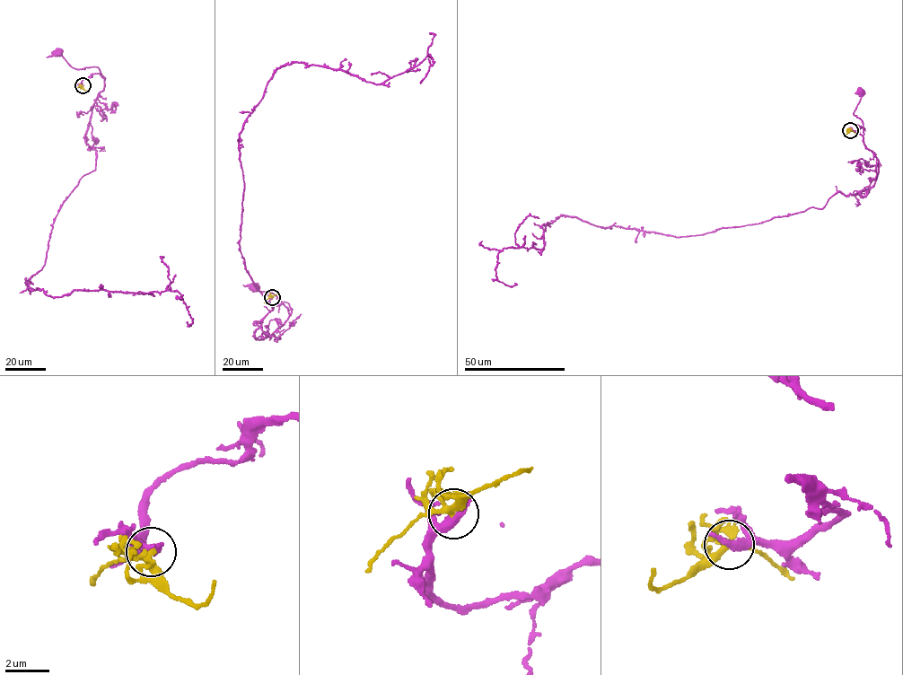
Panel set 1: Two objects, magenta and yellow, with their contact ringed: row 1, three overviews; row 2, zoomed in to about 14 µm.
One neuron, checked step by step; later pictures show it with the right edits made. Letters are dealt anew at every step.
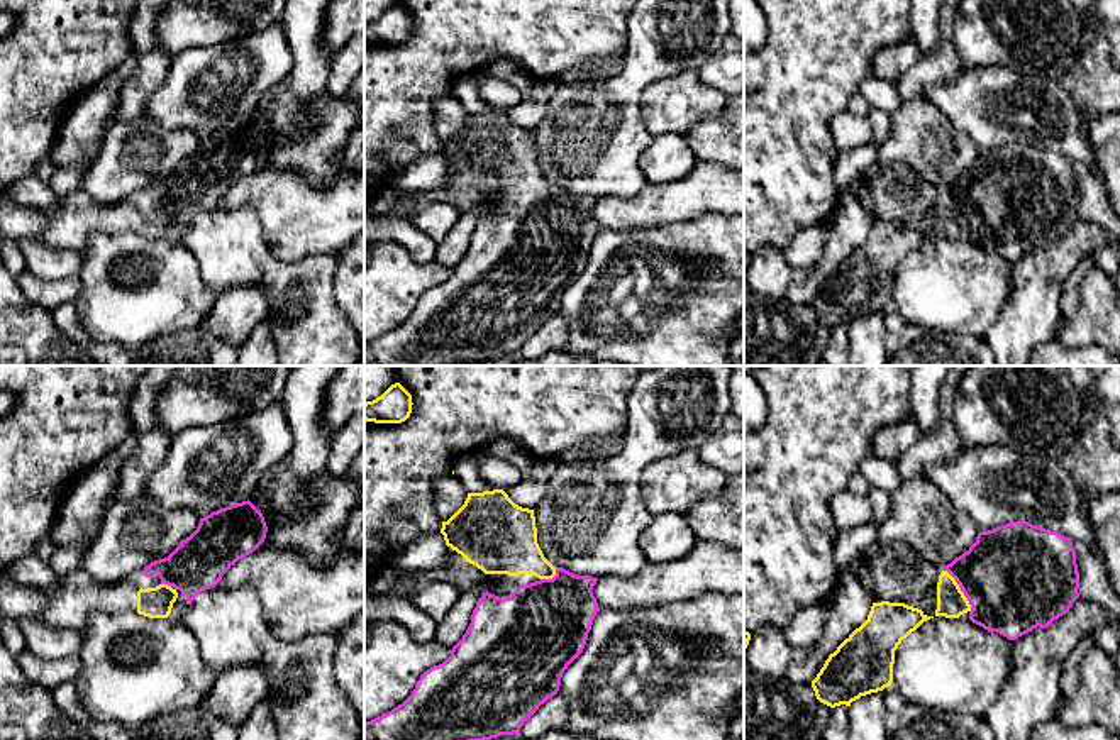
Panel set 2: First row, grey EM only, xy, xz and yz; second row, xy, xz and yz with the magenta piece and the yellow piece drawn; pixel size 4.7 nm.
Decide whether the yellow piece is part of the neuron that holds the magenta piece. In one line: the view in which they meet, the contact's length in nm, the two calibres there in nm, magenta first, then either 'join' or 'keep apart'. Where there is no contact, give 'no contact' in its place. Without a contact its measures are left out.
contact in yz; length 240 nm; calibres 480 and 140 nm; join

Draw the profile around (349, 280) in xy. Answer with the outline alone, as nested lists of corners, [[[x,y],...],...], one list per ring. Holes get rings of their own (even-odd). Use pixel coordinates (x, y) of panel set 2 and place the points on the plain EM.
[[[364,234],[335,257],[337,303],[364,345]]]

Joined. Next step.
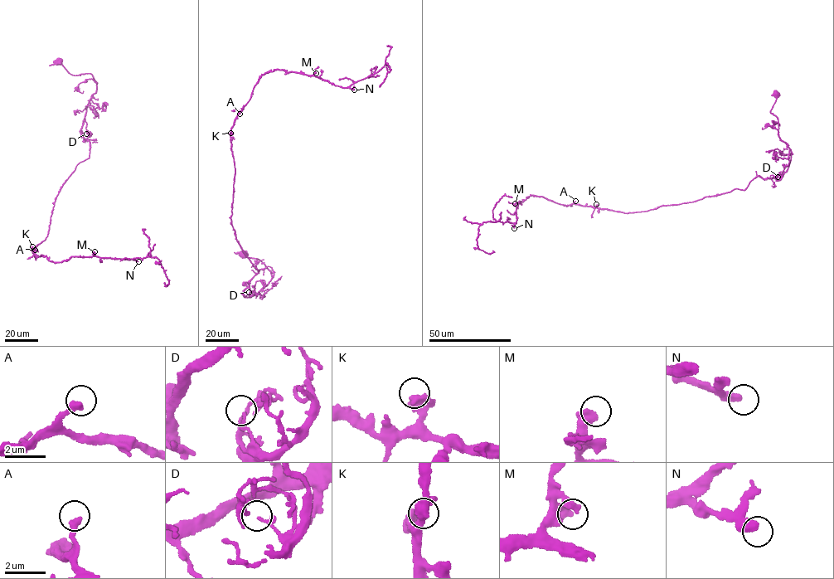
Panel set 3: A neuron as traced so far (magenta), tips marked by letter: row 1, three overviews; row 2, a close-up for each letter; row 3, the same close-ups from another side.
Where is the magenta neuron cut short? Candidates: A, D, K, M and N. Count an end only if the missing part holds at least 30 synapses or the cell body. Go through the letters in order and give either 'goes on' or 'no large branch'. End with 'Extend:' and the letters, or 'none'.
A: no large branch
D: no large branch
K: no large branch
M: no large branch
N: goes on
Extend: N

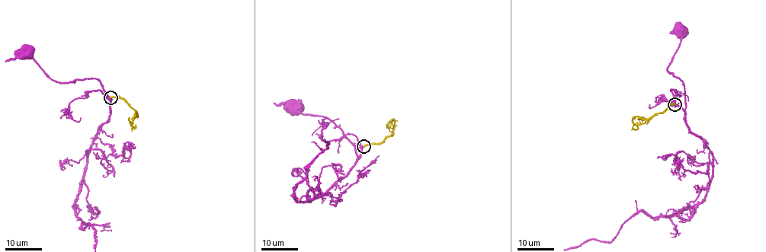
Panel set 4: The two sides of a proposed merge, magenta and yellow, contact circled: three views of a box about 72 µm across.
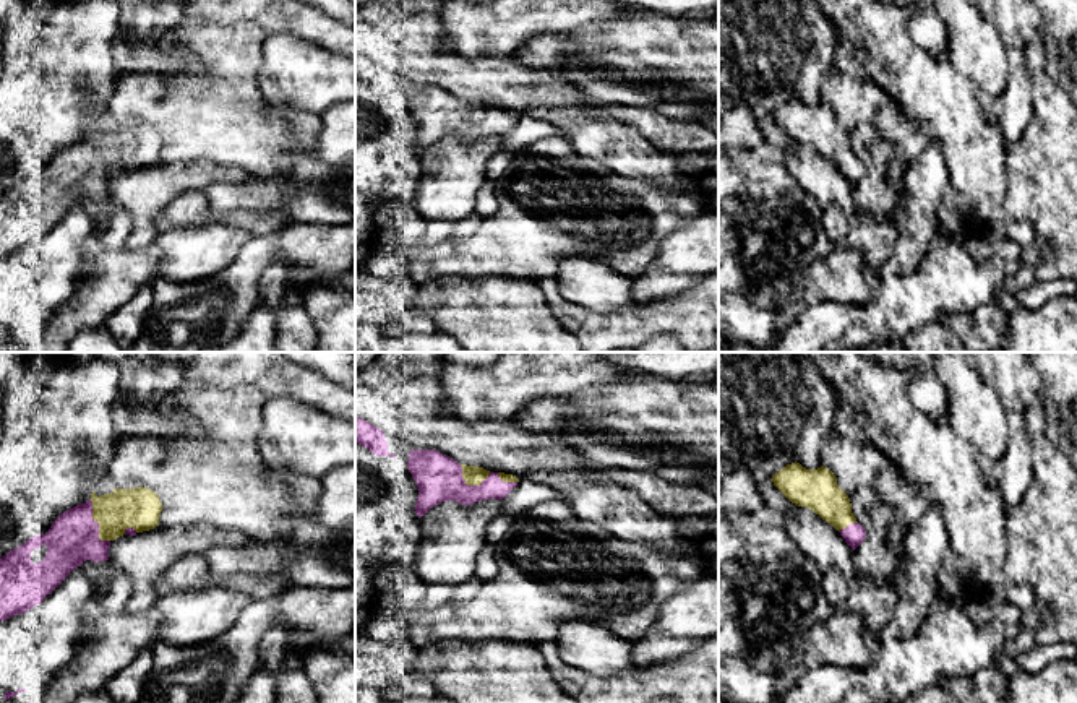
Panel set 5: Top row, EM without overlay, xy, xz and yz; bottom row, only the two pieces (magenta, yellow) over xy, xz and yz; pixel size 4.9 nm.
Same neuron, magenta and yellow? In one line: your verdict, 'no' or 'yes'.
yes

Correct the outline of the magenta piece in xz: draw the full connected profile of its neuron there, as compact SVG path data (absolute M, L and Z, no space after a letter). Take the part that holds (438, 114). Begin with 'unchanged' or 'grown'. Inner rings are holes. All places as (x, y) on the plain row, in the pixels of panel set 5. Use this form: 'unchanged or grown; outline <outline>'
grown; outline M412 86L407 104L418 123L418 154L441 138L472 141L488 135L503 136L519 119L513 110L459 101L436 86Z

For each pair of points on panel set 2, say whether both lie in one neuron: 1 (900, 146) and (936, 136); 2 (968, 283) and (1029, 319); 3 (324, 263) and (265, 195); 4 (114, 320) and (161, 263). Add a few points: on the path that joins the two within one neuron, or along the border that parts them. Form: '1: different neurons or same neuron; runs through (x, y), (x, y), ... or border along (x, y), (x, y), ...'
1: same neuron; runs through (909, 141), (927, 138)
2: different neurons; border along (1012, 265), (1010, 295), (997, 322), (983, 337)
3: different neurons; border along (334, 254), (309, 254), (292, 261), (277, 259)
4: same neuron; runs through (122, 307), (153, 276)

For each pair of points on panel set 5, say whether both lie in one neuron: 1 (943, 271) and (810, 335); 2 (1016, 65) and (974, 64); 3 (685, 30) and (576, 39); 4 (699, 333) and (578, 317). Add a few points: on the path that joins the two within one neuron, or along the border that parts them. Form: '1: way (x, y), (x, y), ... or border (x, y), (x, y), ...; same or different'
1: way (910, 302), (889, 317), (852, 319), (842, 327); same
2: border (1008, 49), (1008, 85), (993, 99); different
3: way (657, 31), (636, 31), (620, 39), (604, 39); same
4: way (669, 323), (609, 323); same

